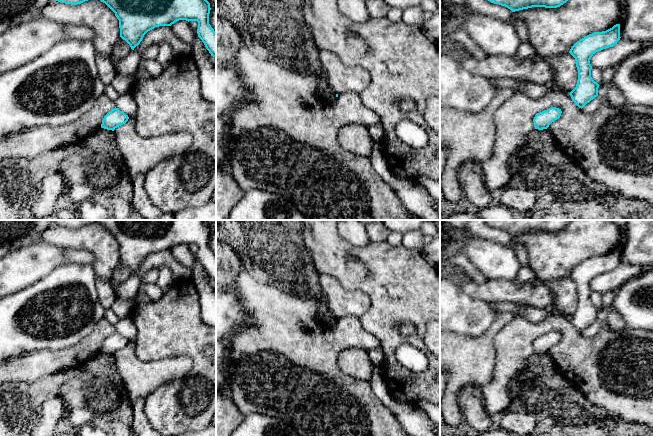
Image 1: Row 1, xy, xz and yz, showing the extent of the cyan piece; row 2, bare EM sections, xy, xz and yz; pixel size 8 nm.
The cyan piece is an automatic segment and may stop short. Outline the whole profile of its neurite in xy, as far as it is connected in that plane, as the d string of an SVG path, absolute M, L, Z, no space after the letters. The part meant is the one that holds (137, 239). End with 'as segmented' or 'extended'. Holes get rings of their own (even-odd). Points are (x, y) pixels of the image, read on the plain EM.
M53 220L58 226L77 229L98 223L105 227L119 244L120 261L132 274L140 268L144 259L159 250L171 250L179 244L197 245L198 261L211 280L216 282L216 256L209 248L210 227L204 220Z | as segmented

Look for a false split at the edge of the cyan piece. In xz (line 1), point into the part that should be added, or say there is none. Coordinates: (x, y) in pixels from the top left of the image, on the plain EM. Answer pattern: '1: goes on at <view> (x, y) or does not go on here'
1: does not go on here

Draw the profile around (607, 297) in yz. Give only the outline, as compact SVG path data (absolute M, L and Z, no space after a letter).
M608 290L605 291L602 295L602 308L603 309L609 309L612 307L612 302L614 299L614 293L615 291Z

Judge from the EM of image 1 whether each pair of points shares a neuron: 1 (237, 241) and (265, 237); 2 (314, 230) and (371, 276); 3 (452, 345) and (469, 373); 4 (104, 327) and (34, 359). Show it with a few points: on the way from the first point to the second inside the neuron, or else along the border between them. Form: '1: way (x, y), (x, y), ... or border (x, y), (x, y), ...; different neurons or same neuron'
1: way (244, 237), (258, 237); same neuron
2: way (328, 244), (347, 263), (357, 268); same neuron
3: way (458, 352), (469, 363), (469, 366); same neuron
4: way (87, 345), (72, 357), (52, 359); same neuron

